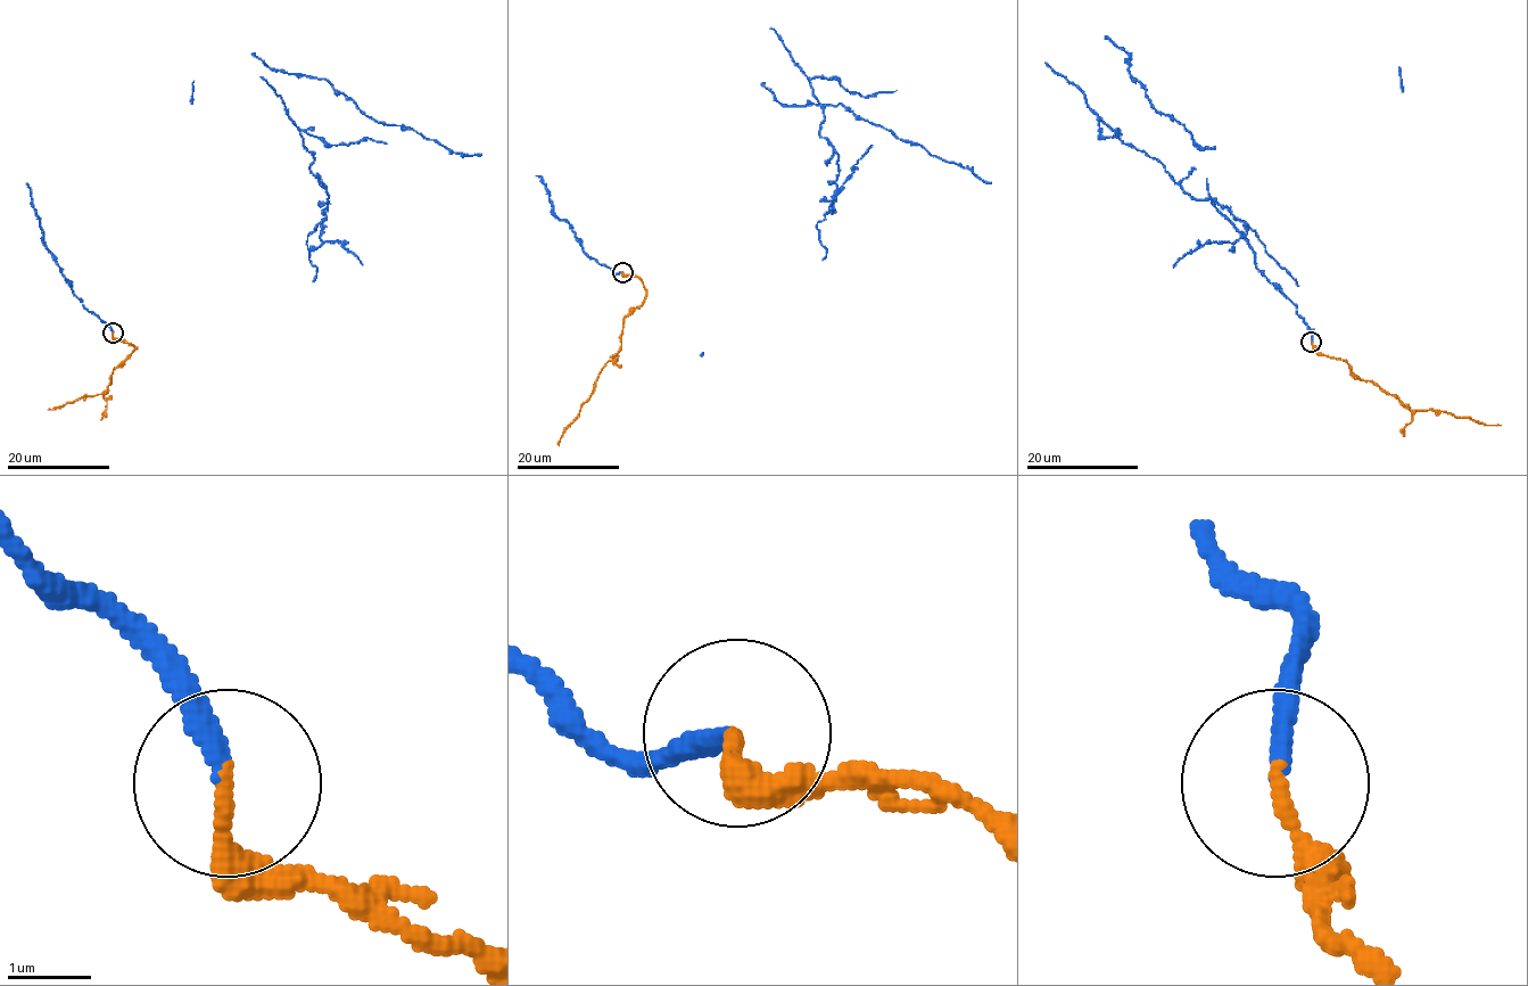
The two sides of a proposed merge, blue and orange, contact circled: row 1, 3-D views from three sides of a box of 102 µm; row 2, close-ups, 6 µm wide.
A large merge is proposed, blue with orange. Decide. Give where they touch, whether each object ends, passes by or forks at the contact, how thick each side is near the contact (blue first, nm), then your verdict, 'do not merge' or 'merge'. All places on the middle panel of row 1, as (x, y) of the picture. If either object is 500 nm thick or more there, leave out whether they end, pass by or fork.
place (622, 272); blue ends; orange ends; calibres 240 and 190 nm; merge

